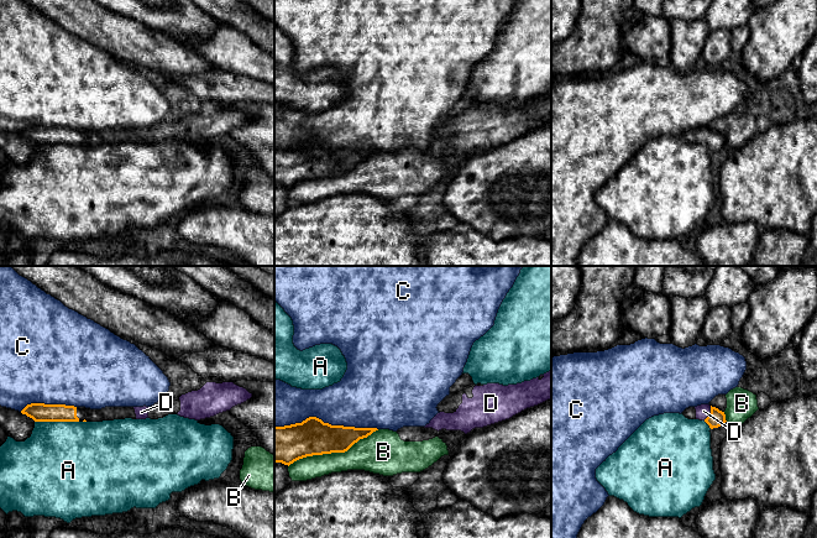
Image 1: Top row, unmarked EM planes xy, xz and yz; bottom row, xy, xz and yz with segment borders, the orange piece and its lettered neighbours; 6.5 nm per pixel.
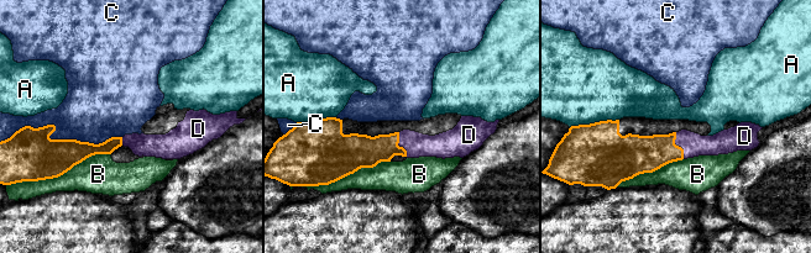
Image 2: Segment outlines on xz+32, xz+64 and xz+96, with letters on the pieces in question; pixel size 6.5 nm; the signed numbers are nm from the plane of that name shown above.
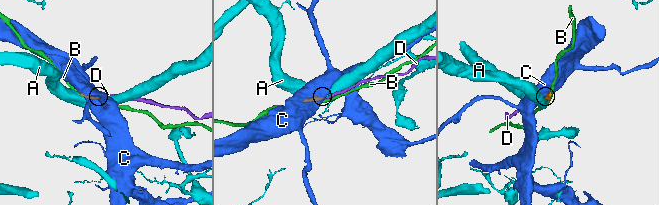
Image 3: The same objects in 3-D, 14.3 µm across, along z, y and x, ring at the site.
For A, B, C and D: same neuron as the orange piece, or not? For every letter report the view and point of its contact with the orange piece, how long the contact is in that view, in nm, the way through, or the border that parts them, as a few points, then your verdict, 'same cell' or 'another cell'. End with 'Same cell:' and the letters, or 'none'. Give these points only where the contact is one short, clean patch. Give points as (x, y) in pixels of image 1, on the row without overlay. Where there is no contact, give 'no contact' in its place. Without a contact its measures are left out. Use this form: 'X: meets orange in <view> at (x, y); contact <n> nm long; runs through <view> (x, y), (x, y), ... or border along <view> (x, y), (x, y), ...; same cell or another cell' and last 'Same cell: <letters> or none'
A: meets orange in xy at (57, 144); contact 280 nm long; another cell
B: meets orange in xz at (333, 175); contact 650 nm long; another cell
C: meets orange in xz at (326, 146); contact 650 nm long; another cell
D: meets orange in yz at (711, 136); contact 110 nm long; runs through yz (717, 141), (711, 136), (703, 134); same cell
Same cell: D

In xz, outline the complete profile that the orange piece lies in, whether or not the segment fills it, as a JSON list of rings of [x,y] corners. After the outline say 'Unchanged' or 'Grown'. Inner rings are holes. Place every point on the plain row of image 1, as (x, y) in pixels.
[[[309,140],[302,146],[274,150],[274,186],[289,189],[307,179],[345,176],[376,153],[378,152],[331,148],[316,140]]]. Unchanged

